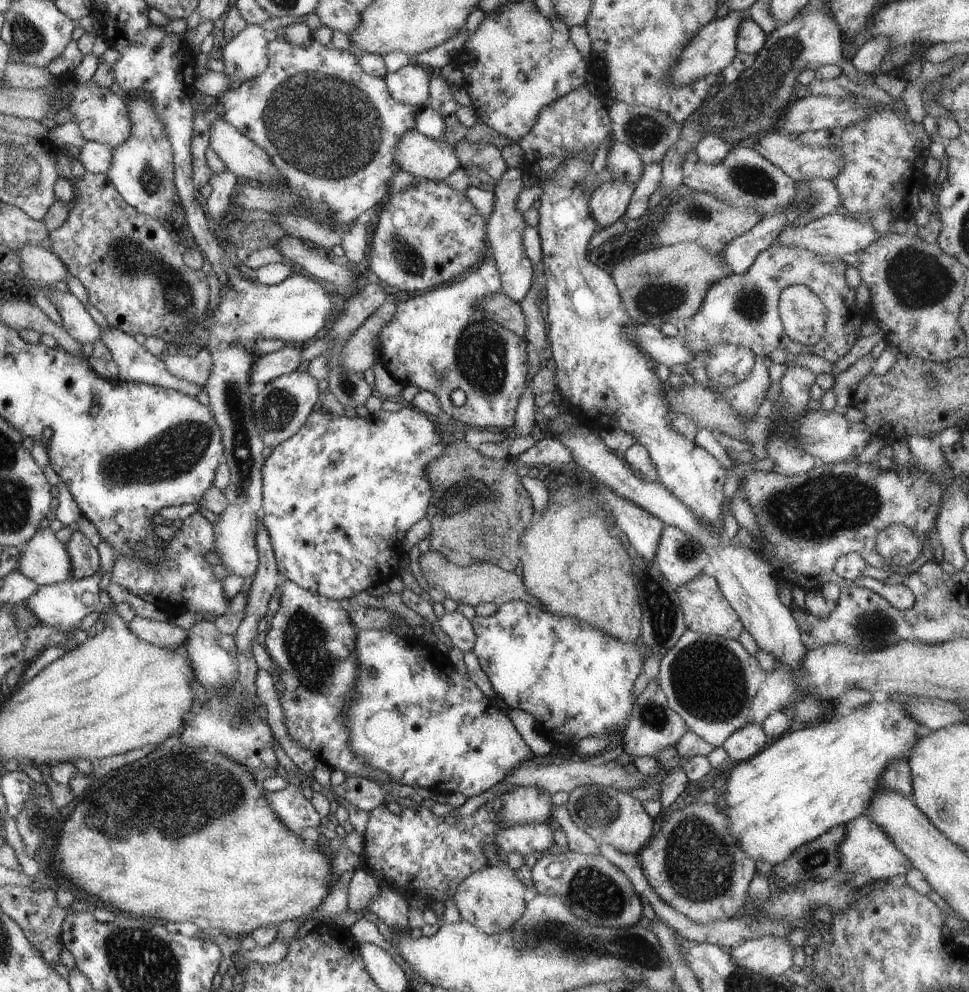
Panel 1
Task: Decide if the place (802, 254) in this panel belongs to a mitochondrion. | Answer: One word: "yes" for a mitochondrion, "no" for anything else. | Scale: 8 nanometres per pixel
no

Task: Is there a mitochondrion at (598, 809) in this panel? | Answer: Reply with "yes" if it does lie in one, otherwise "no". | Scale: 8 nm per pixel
yes

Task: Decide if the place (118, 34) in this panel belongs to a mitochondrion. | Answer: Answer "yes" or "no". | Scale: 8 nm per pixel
no

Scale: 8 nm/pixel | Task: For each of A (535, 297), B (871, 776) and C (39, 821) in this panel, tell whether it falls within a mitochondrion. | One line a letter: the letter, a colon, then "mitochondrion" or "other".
A: other
B: other
C: mitochondrion

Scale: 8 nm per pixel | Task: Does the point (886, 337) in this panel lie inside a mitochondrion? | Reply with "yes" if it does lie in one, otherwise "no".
no

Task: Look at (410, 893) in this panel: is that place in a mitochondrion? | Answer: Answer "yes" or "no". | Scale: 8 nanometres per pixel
no

